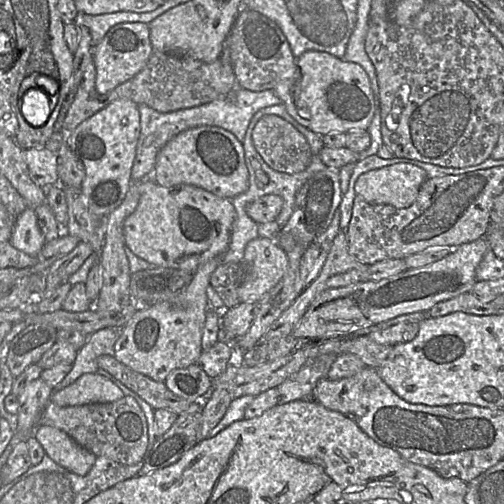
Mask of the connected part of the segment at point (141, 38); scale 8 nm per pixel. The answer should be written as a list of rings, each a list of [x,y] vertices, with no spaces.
[[[124,22],[113,26],[96,48],[92,47],[96,69],[95,88],[100,95],[130,80],[147,64],[154,53],[150,42],[149,25],[141,22]]]

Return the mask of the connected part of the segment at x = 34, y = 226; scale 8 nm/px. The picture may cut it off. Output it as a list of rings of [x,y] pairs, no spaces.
[[[26,208],[17,218],[9,242],[30,256],[37,256],[46,240],[38,226],[35,209]]]

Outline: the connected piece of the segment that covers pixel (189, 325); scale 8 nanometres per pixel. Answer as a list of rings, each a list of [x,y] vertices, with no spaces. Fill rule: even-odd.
[[[226,251],[200,265],[191,282],[170,301],[136,310],[133,317],[121,328],[113,356],[132,370],[160,382],[164,382],[173,370],[197,363],[203,353],[202,332],[210,310],[207,287],[211,274],[222,263],[225,253]]]

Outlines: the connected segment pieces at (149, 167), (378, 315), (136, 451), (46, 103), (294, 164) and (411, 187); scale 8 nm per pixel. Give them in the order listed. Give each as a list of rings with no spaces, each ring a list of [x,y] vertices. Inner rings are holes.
[[[235,88],[225,98],[217,99],[200,106],[167,113],[161,113],[147,105],[139,104],[140,135],[131,170],[132,182],[141,182],[141,180],[144,180],[148,176],[152,176],[158,153],[177,134],[199,126],[216,126],[231,132],[241,141],[246,135],[253,116],[260,109],[281,103],[281,99],[273,90],[253,92],[242,88]],[[233,94],[234,99],[232,99]]]
[[[482,237],[456,247],[449,255],[431,265],[422,268],[407,269],[398,275],[380,281],[362,281],[347,286],[324,290],[314,299],[301,317],[292,331],[292,335],[297,338],[319,340],[361,327],[377,325],[400,315],[415,312],[427,313],[440,302],[472,291],[472,288],[477,282],[475,276],[476,269],[488,248],[489,244],[487,239]]]
[[[124,395],[115,402],[69,407],[60,407],[50,401],[39,424],[62,430],[96,457],[105,457],[122,465],[138,463],[147,452],[147,419],[139,404],[130,396]]]
[[[56,80],[34,83],[23,93],[21,99],[21,113],[25,120],[34,127],[43,126],[51,115],[51,97],[49,92],[56,94],[54,89],[58,85]]]
[[[276,115],[263,116],[253,128],[251,139],[262,160],[275,171],[295,174],[311,162],[306,138]]]
[[[394,164],[360,175],[355,181],[354,191],[369,204],[403,209],[414,203],[427,179],[425,170],[418,166]]]

